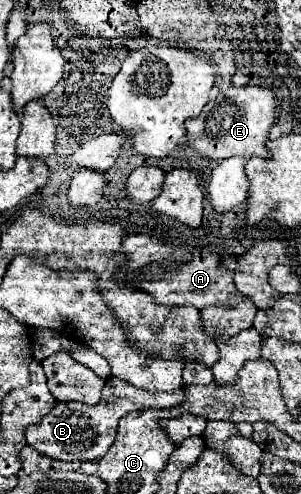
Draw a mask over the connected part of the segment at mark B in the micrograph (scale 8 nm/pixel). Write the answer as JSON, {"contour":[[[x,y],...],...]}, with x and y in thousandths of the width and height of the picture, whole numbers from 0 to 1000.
{"contour":[[[362,765],[322,818],[296,822],[269,814],[189,814],[130,858],[110,858],[83,870],[83,891],[96,903],[189,931],[322,931],[369,907],[389,879],[389,854],[409,838],[482,826],[568,826],[595,822],[595,814],[608,814],[608,789],[588,789],[588,798],[488,798],[488,789],[462,789],[415,769]]]}

